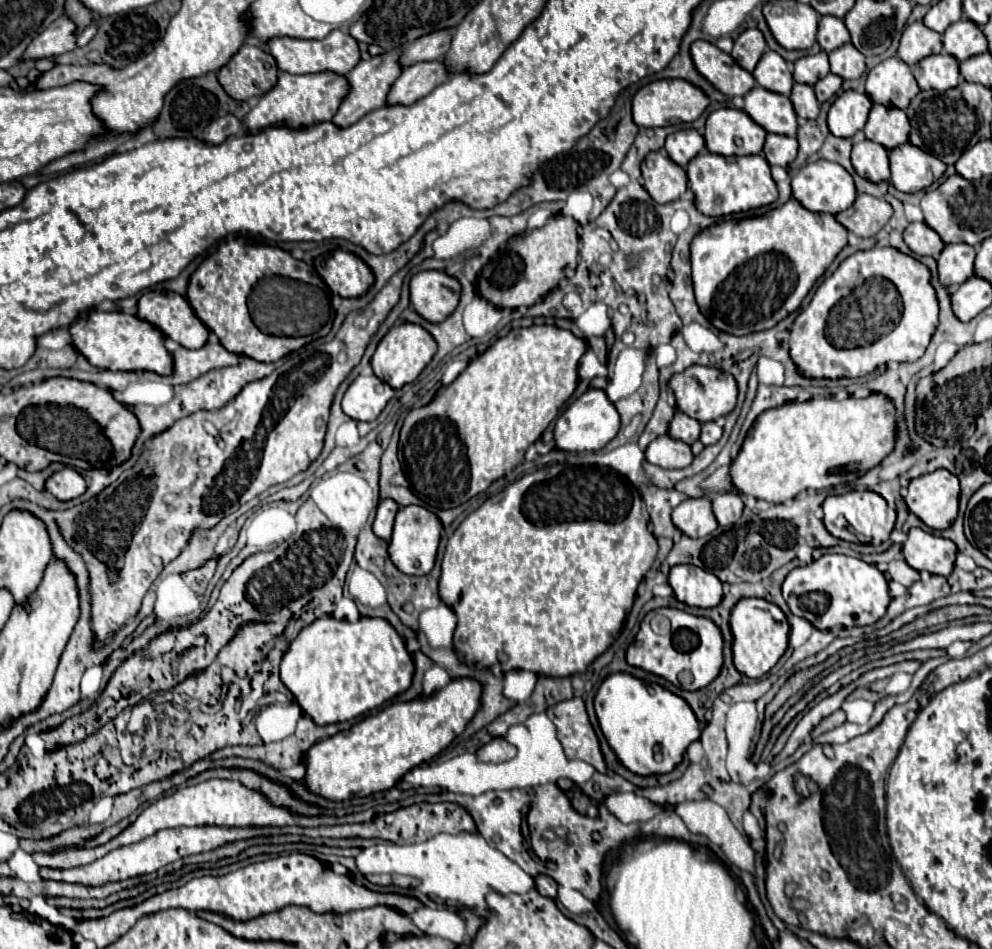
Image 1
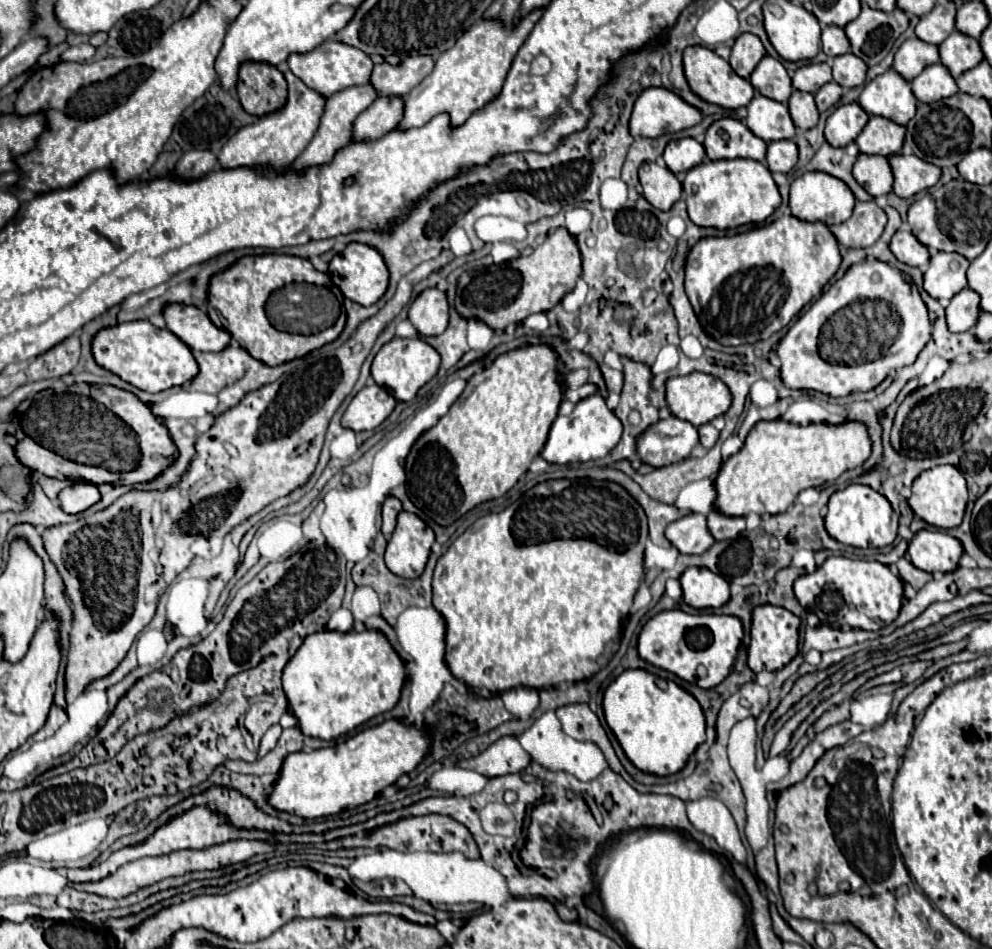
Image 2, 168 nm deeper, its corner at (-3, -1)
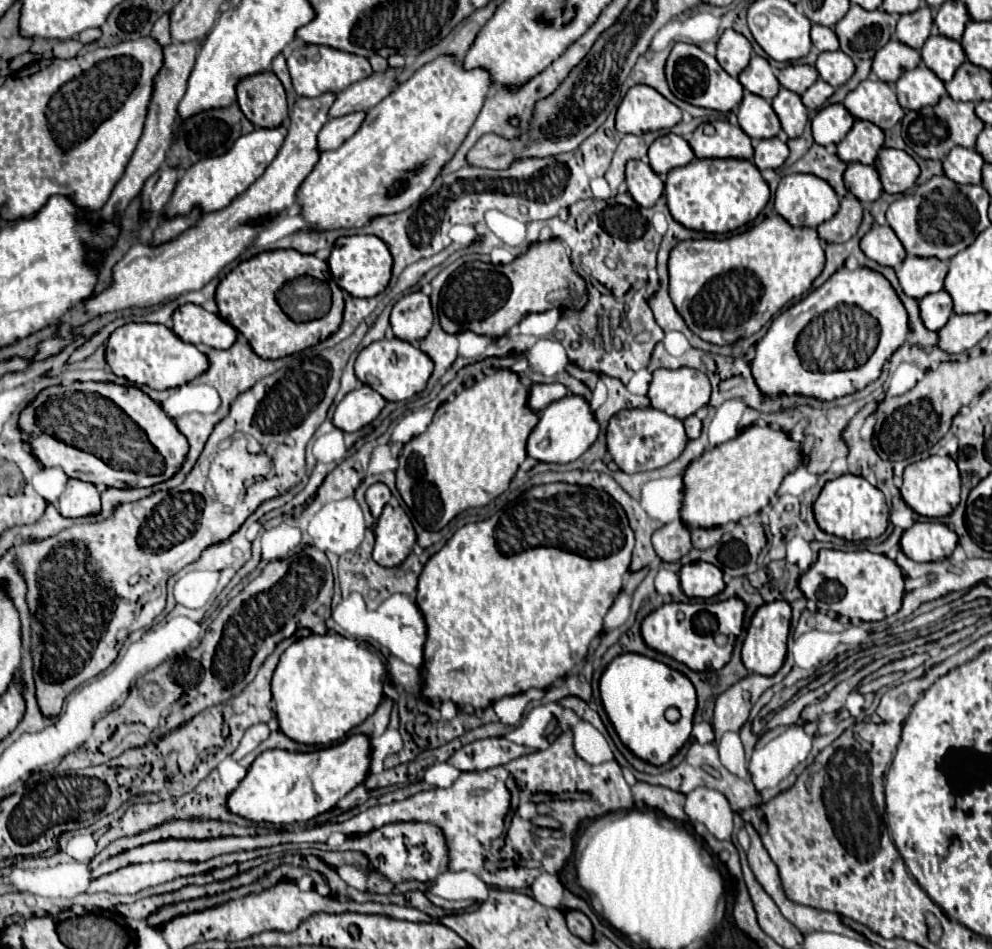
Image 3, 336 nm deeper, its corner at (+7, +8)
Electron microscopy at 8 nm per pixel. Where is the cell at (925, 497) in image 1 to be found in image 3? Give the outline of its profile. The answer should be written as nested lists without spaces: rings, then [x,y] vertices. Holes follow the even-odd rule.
[[[929,456],[921,462],[909,464],[903,472],[901,496],[921,516],[941,518],[951,514],[959,504],[959,492],[961,492],[959,468],[951,456]]]

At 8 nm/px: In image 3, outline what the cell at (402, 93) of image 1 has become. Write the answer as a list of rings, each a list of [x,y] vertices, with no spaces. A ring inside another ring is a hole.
[[[365,112],[347,114],[345,118],[331,118],[321,128],[321,132],[317,134],[317,148],[319,148],[319,152],[337,150],[347,138],[351,138],[359,130],[363,118],[365,118]]]

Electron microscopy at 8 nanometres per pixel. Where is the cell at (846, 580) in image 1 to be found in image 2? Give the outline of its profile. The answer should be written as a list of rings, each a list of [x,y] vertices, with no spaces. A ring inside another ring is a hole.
[[[827,557],[813,573],[801,575],[793,585],[793,591],[799,605],[805,611],[815,613],[821,623],[833,627],[849,625],[867,631],[877,631],[893,623],[903,601],[903,583],[887,565],[849,557]]]

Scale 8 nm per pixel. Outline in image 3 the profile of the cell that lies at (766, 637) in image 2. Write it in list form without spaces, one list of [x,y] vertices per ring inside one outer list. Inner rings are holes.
[[[771,602],[761,606],[753,616],[747,638],[743,642],[743,664],[747,670],[763,676],[773,676],[783,666],[787,654],[787,638],[789,638],[789,624],[791,624],[791,606],[789,602]]]

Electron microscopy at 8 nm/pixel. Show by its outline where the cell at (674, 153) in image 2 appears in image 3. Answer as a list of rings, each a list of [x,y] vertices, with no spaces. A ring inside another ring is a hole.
[[[665,134],[649,146],[649,164],[655,174],[665,178],[673,168],[685,166],[695,158],[691,146],[677,134]]]

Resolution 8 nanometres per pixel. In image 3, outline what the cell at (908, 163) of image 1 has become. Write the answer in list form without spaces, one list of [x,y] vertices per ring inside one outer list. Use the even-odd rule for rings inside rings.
[[[883,148],[875,158],[875,168],[887,194],[901,194],[909,190],[919,176],[917,162],[905,150],[895,148]]]

